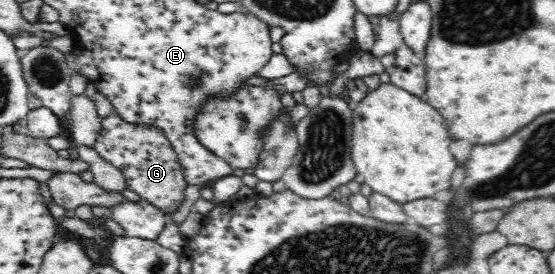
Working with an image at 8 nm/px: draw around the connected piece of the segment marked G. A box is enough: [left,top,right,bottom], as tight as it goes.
[93,111,188,215]

